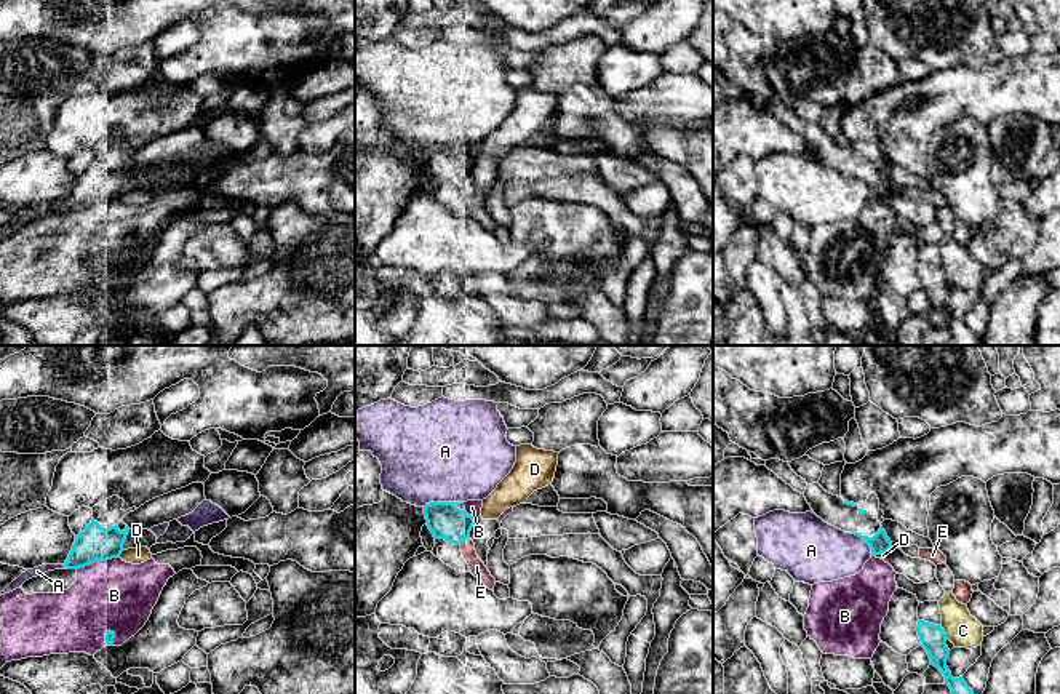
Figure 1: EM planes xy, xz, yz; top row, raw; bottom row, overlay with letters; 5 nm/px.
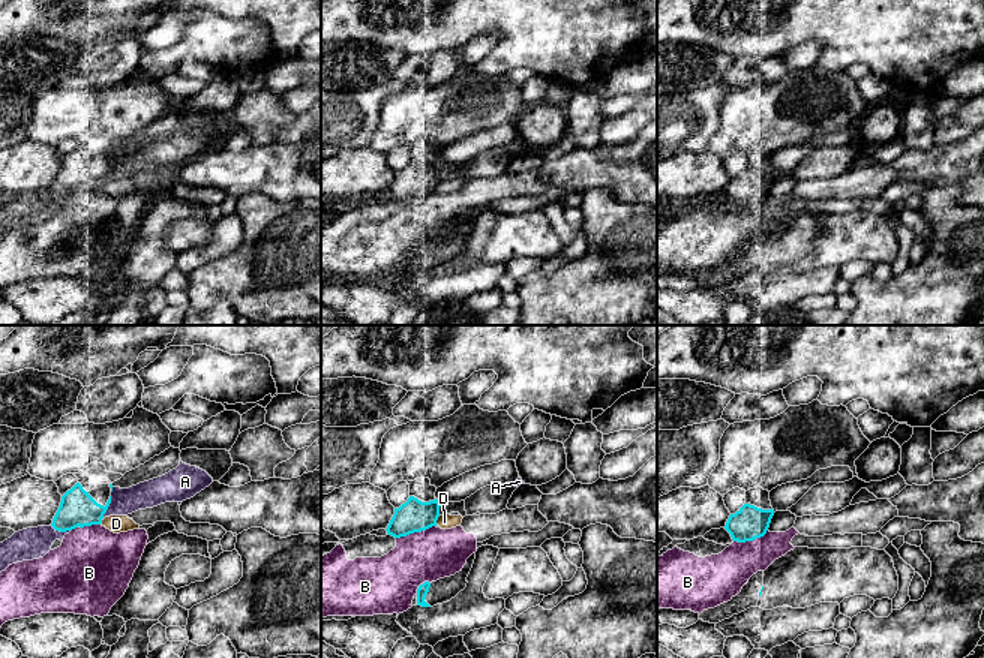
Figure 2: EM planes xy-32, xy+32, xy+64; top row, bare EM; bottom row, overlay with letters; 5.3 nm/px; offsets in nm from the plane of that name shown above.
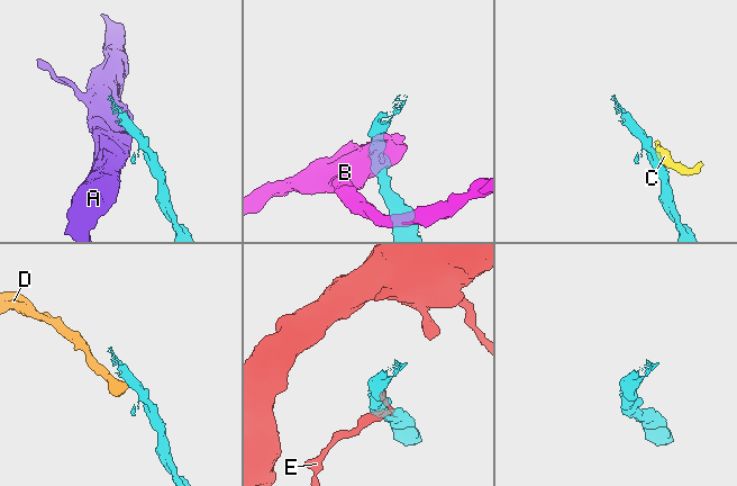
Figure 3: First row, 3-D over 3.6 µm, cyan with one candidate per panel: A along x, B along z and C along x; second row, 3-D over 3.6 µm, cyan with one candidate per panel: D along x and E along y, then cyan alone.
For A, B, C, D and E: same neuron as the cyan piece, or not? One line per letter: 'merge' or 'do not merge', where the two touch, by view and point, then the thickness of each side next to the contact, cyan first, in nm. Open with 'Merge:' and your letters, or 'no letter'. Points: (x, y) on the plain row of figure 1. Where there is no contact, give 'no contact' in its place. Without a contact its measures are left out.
Merge: no letter
A: do not merge; contact xz (438, 144); calibres 180 and 500 nm
B: do not merge; contact xy (98, 202); calibres 180 and 360 nm
C: do not merge; contact yz (944, 274); calibres 130 and 170 nm
D: do not merge; contact xy (120, 195); calibres 180 and 90 nm
E: do not merge; contact xz (464, 181); calibres 180 and 80 nm

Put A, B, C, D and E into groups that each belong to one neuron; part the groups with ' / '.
A / B / C D / E

